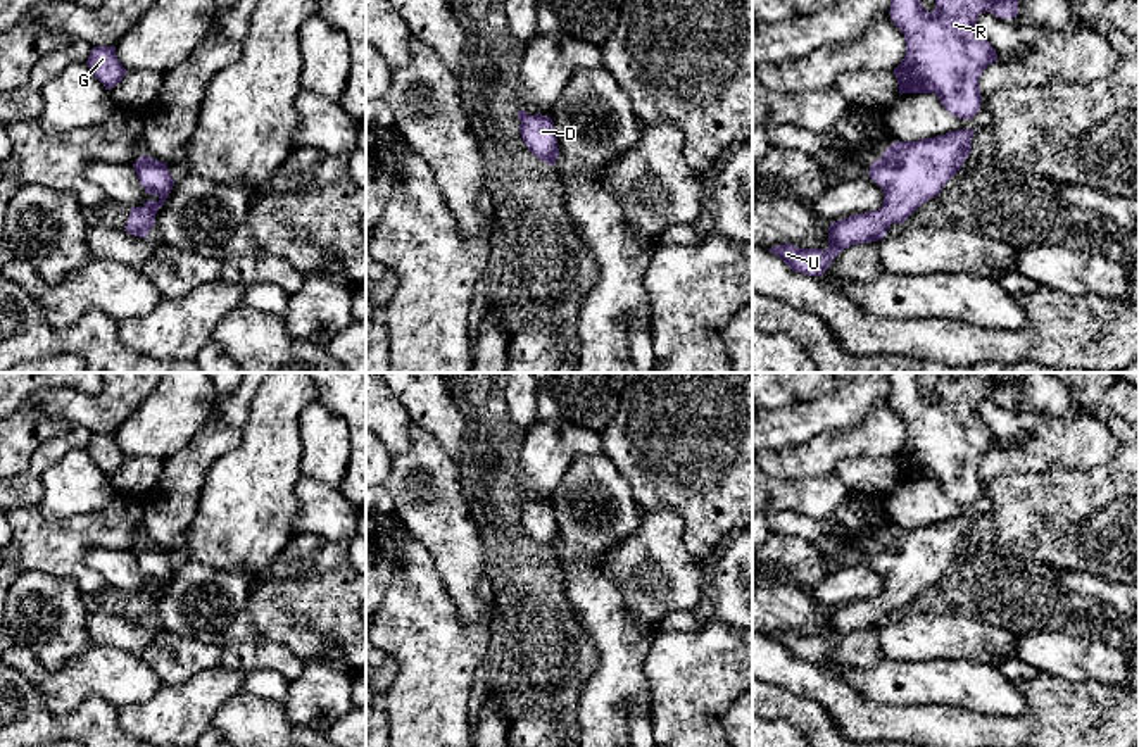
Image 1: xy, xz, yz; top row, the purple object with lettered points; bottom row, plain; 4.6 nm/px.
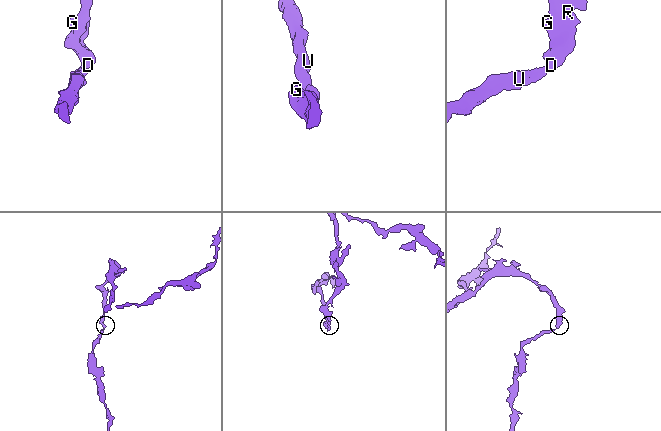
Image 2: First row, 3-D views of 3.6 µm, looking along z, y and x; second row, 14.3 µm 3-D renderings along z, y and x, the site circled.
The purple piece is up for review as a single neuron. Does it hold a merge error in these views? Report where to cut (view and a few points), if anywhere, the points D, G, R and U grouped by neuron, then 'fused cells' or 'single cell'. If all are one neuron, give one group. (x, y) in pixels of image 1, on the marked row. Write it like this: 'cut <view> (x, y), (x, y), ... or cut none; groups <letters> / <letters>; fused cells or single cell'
cut none; groups D G R U; single cell

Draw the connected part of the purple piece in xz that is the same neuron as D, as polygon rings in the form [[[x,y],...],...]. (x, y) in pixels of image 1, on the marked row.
[[[519,110],[518,117],[519,135],[528,150],[554,167],[559,148],[552,119],[542,114],[528,116],[525,110]]]

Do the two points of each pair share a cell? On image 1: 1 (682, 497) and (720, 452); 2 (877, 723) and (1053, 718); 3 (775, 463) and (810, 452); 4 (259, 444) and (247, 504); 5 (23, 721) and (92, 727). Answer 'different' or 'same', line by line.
1: same
2: same
3: same
4: same
5: same

